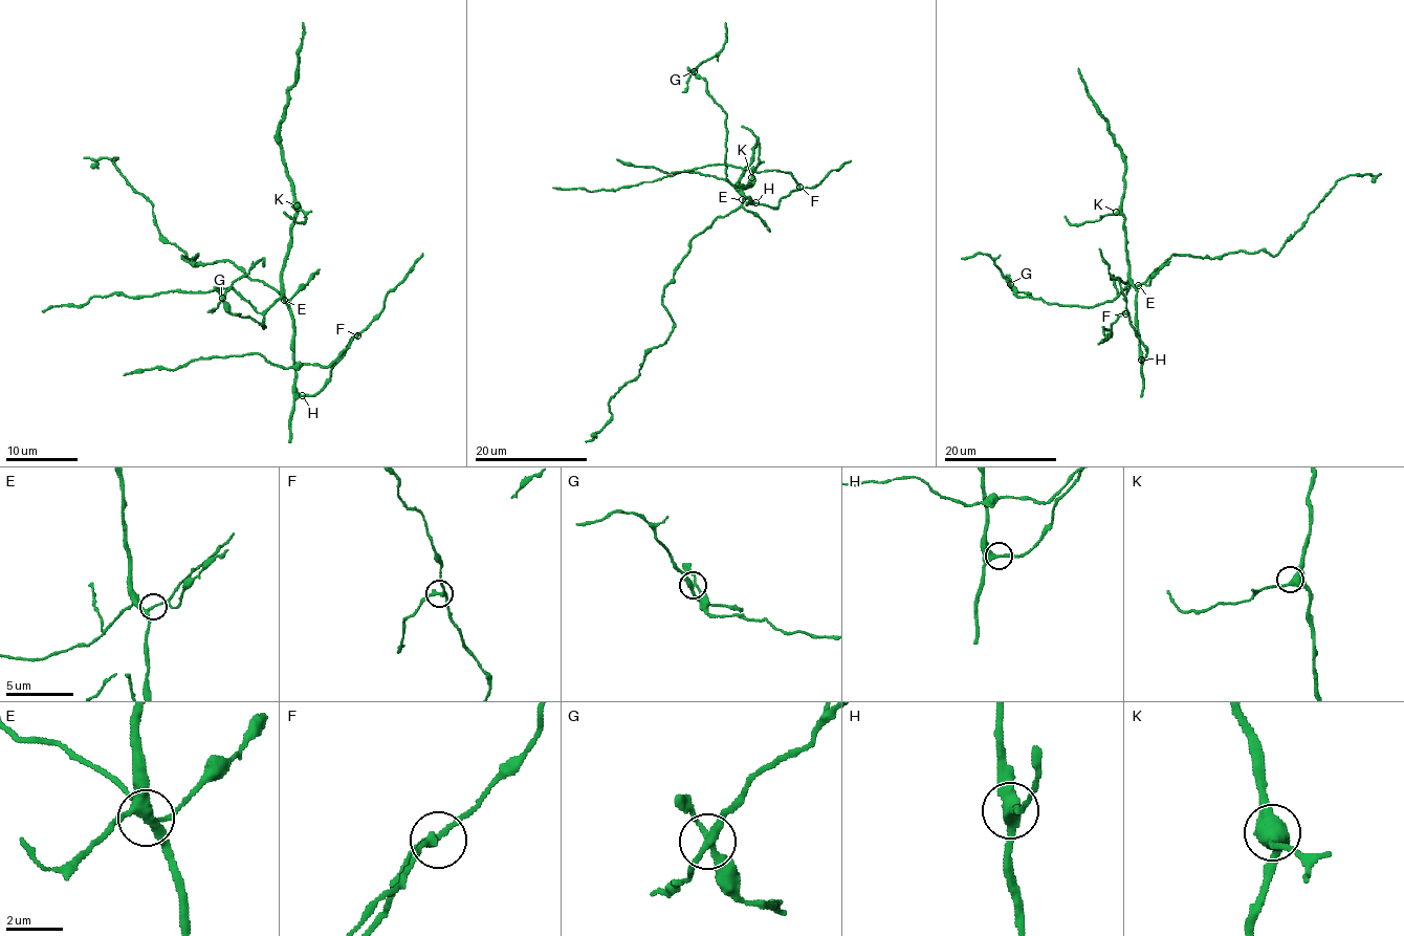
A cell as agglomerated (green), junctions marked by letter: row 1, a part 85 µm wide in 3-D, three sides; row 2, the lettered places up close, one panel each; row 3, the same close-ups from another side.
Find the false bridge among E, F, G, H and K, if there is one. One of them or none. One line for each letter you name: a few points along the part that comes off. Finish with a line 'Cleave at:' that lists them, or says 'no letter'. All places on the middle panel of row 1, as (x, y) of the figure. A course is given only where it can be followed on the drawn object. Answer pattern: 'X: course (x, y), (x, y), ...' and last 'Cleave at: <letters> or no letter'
G: course (694, 71), (722, 48), (726, 40), (725, 23)
Cleave at: G

